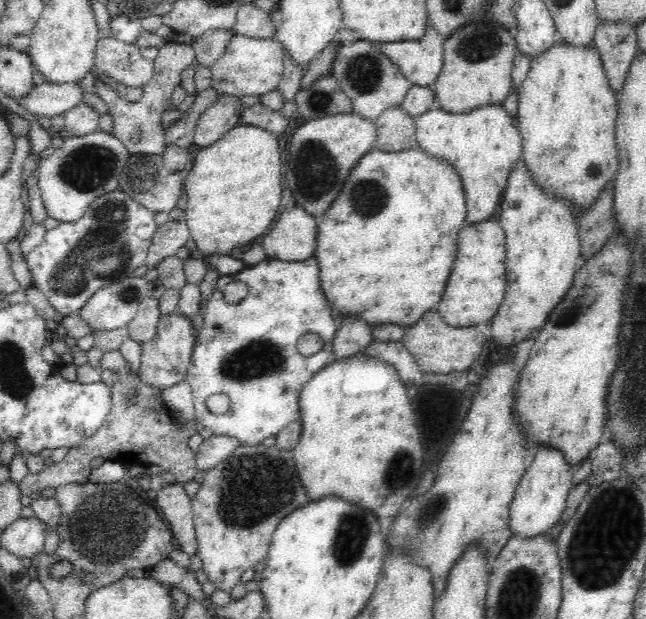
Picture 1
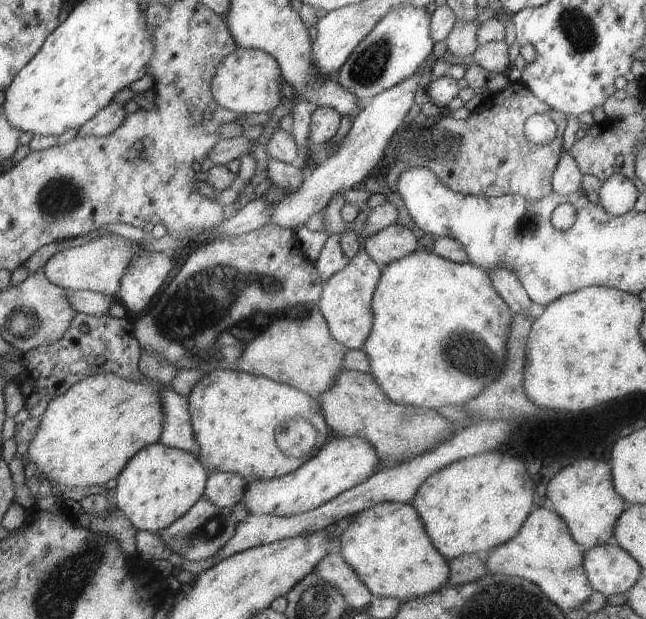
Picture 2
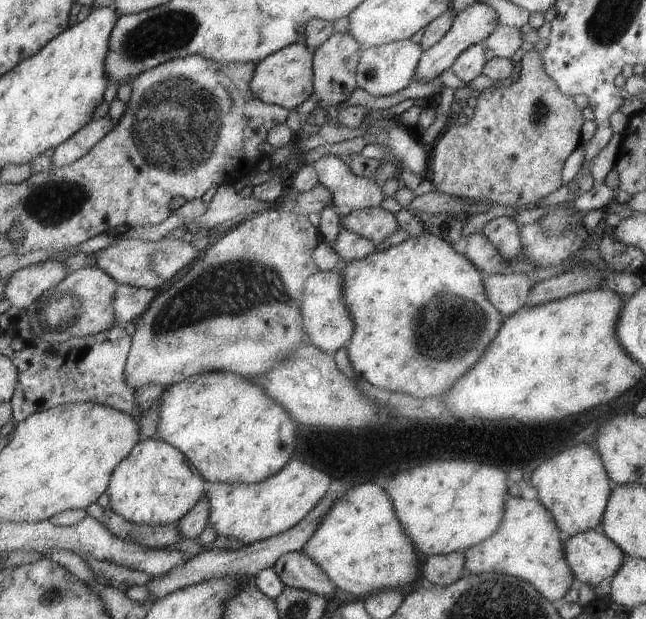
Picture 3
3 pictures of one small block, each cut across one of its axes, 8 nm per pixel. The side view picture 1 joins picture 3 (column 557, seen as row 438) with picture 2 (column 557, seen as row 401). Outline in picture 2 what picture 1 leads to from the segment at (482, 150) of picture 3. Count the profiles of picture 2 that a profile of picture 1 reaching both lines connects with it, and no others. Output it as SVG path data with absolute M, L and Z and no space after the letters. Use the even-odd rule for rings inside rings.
M520 80L511 82L507 88L492 94L486 100L478 100L472 105L471 113L466 120L454 119L447 111L443 118L429 127L418 128L412 125L395 133L382 160L383 164L390 168L399 161L404 162L406 169L426 168L434 172L444 186L465 195L484 198L520 195L528 200L540 200L553 192L552 176L564 152L562 136L568 124L567 120L566 114L550 108ZM536 113L550 113L551 118L557 121L557 135L550 144L532 144L524 136L526 120Z

